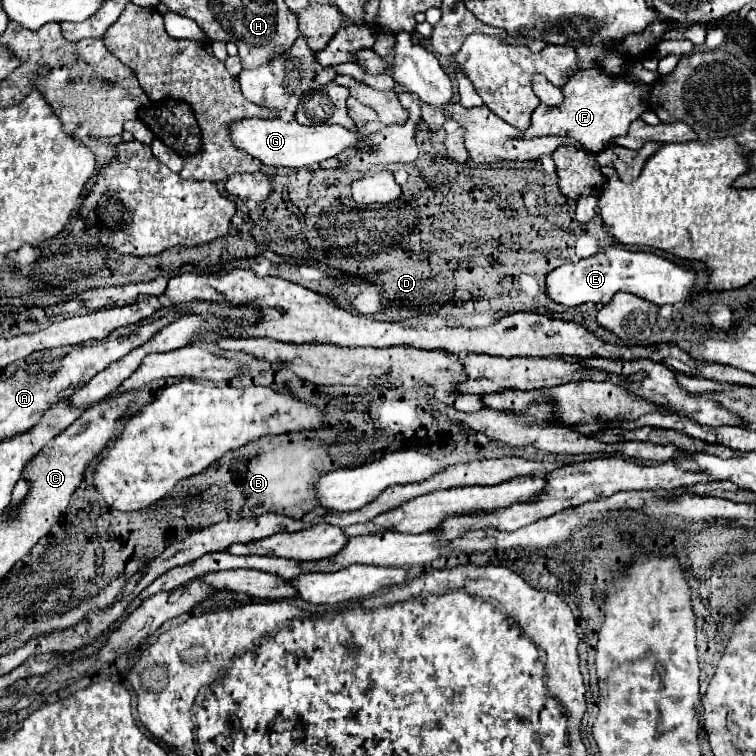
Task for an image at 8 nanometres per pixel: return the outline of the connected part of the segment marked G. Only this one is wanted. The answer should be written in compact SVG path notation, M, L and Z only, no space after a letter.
M243 119L231 125L231 139L235 147L273 167L307 167L323 159L337 157L341 151L355 147L363 139L361 129L345 129L341 125L299 125L297 121L281 119Z

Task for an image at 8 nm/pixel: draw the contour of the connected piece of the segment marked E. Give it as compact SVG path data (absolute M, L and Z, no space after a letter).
M605 247L599 253L581 259L579 263L567 263L557 267L547 277L547 295L561 305L575 307L581 303L609 303L615 293L625 291L643 297L655 305L675 305L691 301L697 271L677 265L651 251L629 251L623 247Z

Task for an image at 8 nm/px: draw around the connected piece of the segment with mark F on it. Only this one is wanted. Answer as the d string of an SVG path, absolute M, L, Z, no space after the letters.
M603 69L577 71L563 87L565 101L559 107L545 107L543 103L533 111L531 127L525 137L535 135L567 135L589 151L599 153L609 139L623 137L629 131L631 121L639 119L649 103L649 85L639 85L627 77L611 77Z

